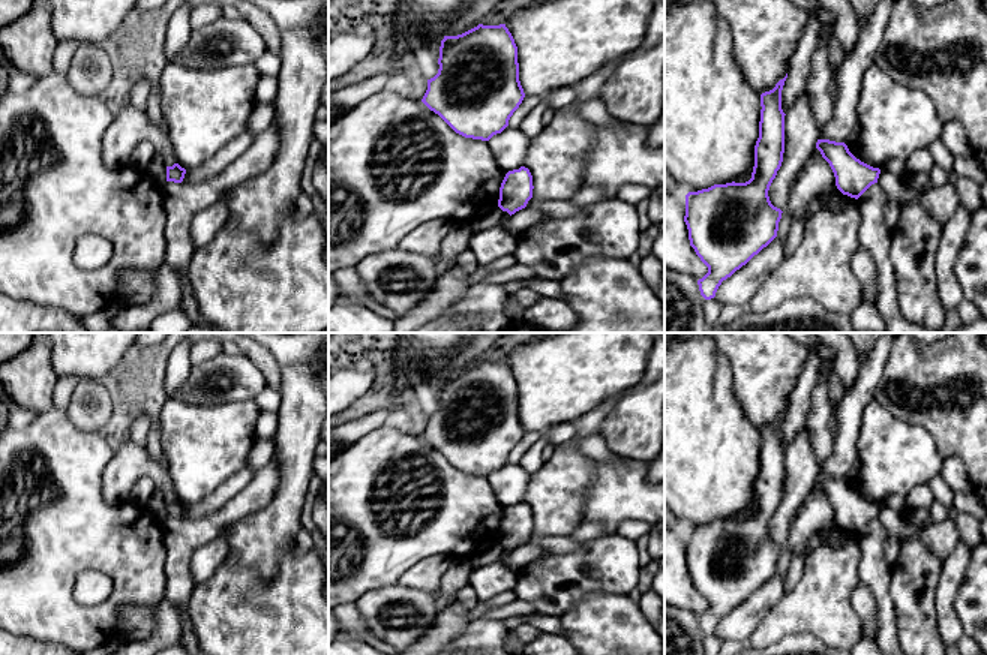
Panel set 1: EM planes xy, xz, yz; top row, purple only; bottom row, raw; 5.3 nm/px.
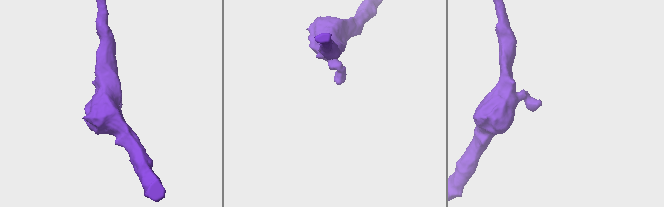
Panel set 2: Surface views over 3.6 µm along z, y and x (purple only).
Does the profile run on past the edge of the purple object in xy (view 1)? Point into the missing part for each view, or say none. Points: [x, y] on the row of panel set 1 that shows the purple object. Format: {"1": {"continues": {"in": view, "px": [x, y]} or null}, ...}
{"1": {"continues": null}}

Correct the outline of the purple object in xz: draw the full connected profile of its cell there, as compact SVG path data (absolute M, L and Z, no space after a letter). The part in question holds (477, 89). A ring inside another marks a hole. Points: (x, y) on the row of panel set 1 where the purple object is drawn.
M478 24L462 34L444 36L438 64L438 73L428 79L422 102L456 133L489 141L508 126L525 93L519 81L518 46L506 24Z

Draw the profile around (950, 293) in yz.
M958 204L954 214L944 225L944 232L938 246L934 270L938 274L938 295L946 310L957 309L962 303L963 291L954 274L954 261L963 244L970 225L969 211Z

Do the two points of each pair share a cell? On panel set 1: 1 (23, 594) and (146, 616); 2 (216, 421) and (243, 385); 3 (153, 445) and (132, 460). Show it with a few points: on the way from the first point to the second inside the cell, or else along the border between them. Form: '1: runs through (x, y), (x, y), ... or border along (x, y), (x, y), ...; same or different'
1: border along (155, 604), (126, 606), (119, 618), (114, 634); different
2: border along (254, 399), (198, 406); different
3: border along (144, 447), (158, 462); different

